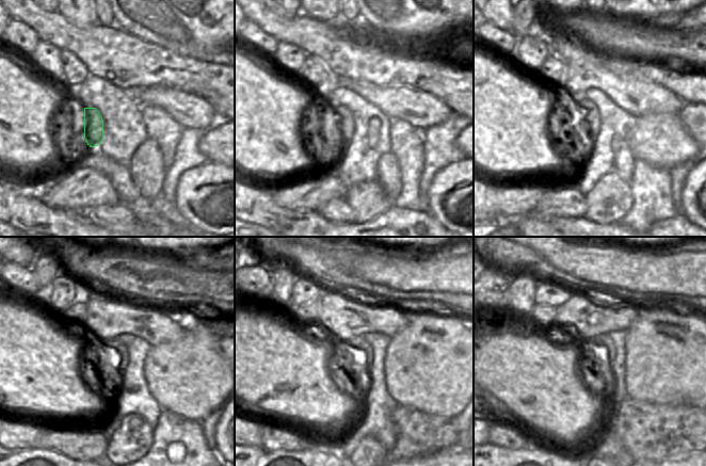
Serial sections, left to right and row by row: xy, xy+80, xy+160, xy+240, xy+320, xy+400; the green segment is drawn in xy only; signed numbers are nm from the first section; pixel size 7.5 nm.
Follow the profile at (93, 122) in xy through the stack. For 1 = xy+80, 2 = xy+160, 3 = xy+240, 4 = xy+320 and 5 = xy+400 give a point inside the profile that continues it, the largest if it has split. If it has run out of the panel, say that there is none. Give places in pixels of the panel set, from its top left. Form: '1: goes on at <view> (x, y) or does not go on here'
1: goes on at xy+80 (341, 112)
2: goes on at xy+160 (584, 105)
3: goes on at xy+240 (119, 351)
4: goes on at xy+320 (358, 344)
5: goes on at xy+400 (603, 341)

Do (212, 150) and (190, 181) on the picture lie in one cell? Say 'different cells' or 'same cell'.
different cells

